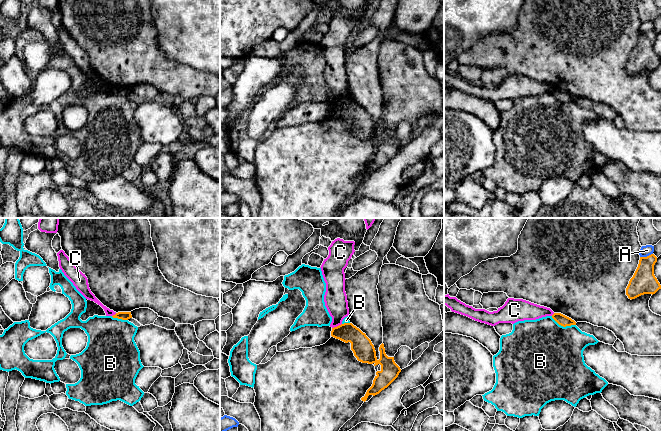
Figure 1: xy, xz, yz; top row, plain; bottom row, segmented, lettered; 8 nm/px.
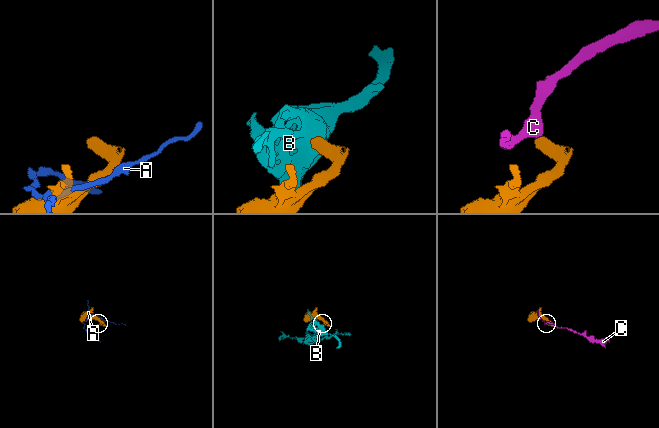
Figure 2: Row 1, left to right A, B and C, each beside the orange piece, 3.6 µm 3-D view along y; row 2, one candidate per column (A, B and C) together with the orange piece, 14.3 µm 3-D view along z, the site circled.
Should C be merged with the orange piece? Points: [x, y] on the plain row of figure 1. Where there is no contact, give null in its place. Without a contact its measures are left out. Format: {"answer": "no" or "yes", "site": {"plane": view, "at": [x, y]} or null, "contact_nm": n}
{"answer": "no", "site": {"plane": "xz", "at": [337, 102]}, "contact_nm": 90}

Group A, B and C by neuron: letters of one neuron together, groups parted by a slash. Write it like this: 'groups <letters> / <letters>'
groups A / B / C

